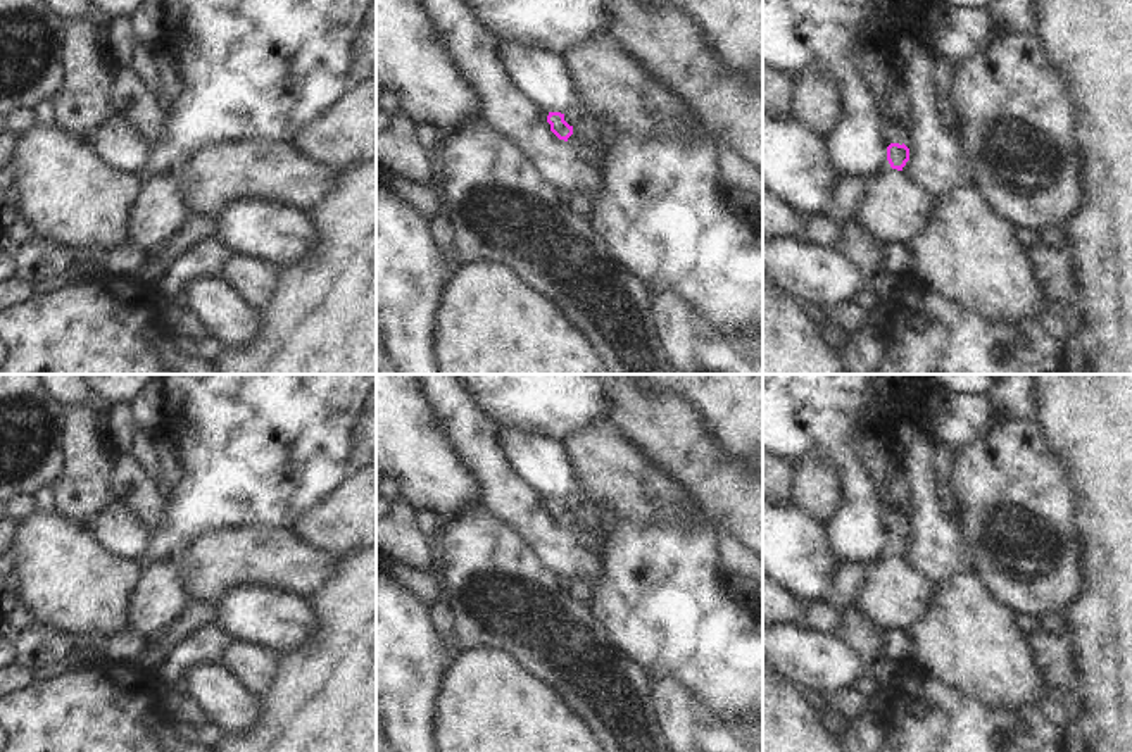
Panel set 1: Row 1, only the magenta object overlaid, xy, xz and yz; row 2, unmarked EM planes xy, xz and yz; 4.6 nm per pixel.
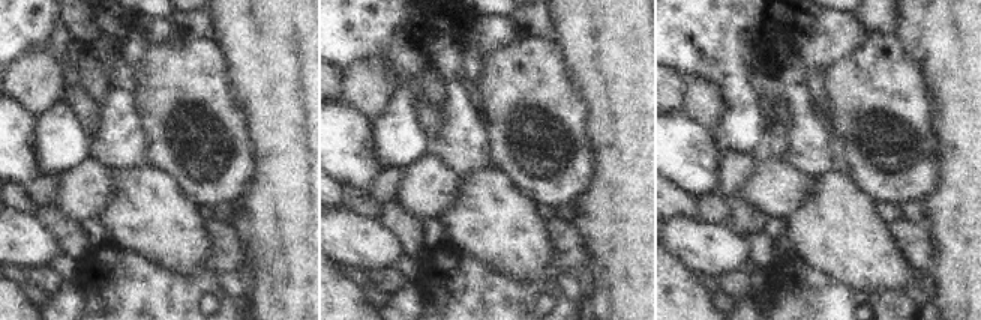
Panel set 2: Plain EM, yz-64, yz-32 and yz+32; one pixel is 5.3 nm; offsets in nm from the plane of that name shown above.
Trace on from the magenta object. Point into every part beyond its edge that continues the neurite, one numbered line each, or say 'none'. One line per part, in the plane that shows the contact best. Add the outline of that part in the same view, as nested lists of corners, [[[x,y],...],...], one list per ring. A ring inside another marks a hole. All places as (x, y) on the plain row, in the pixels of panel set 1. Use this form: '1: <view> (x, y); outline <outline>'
1: yz (893, 520); outline [[[889,502],[884,504],[884,526],[887,531],[890,530],[904,530],[904,517],[899,514],[899,511],[890,505]]]

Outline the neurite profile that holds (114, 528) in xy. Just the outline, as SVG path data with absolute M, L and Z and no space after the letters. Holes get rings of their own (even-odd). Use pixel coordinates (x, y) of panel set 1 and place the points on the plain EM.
M119 502L91 516L85 528L107 552L138 562L147 550L147 528Z

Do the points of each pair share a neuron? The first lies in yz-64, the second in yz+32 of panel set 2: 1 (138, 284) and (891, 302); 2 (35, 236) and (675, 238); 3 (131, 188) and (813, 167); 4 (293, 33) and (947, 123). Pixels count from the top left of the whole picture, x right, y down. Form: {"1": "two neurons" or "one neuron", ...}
{"1": "one neuron", "2": "one neuron", "3": "two neurons", "4": "one neuron"}

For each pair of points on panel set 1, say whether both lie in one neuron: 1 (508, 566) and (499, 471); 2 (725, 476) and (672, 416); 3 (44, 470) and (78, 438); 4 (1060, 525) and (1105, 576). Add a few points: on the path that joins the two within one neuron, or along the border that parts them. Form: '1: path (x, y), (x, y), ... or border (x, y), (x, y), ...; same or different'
1: border (478, 504), (504, 520), (532, 551); different
2: path (710, 461), (680, 432); same
3: border (62, 411), (61, 449), (64, 471); different
4: border (1075, 514), (1075, 525), (1084, 544), (1082, 594); different

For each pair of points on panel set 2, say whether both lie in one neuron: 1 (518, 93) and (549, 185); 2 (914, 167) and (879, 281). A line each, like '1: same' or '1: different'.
1: same
2: different

